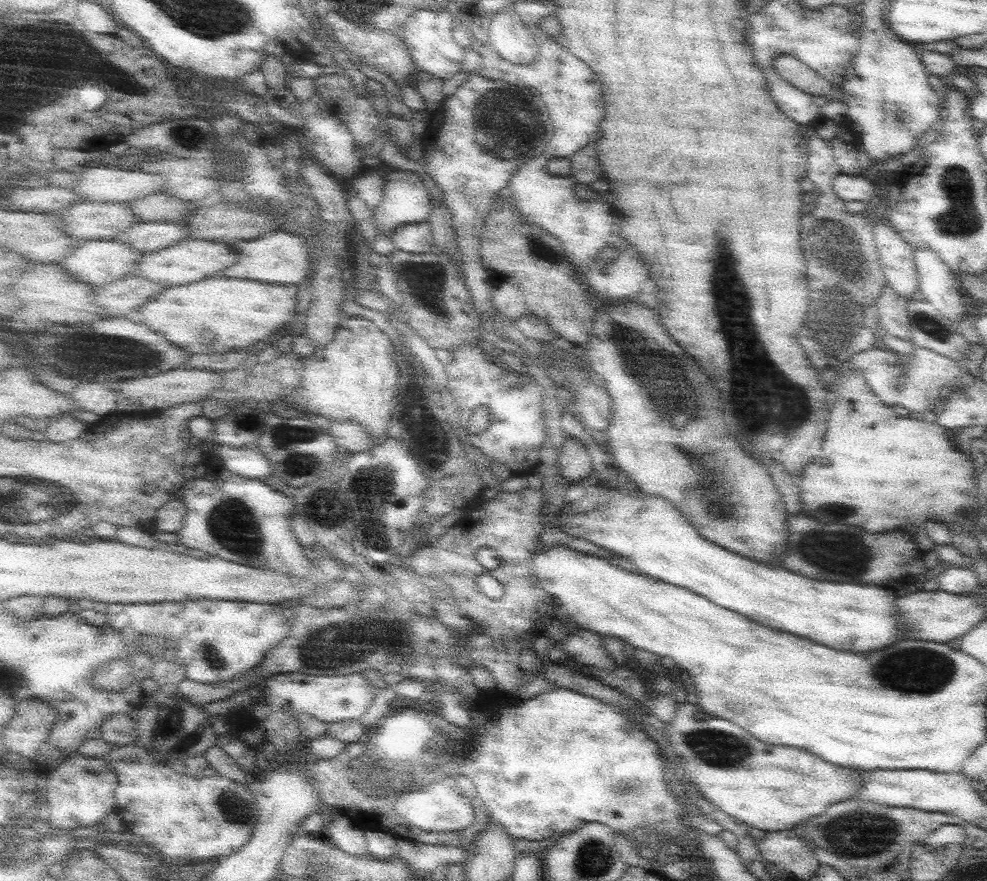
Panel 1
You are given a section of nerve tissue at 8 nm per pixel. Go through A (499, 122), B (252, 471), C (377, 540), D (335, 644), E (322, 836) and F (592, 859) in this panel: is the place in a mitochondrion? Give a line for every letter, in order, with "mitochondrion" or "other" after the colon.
A: mitochondrion
B: other
C: mitochondrion
D: mitochondrion
E: other
F: mitochondrion

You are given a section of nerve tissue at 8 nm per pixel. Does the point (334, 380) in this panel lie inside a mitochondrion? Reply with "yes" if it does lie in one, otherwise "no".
no

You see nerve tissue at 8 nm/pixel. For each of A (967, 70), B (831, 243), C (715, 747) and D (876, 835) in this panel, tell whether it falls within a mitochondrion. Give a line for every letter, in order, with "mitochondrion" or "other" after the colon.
A: other
B: mitochondrion
C: mitochondrion
D: mitochondrion

